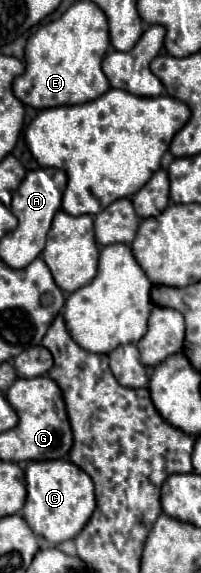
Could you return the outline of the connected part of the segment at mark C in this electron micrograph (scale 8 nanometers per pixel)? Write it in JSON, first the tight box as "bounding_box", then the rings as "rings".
{"bounding_box":[22,460,96,544],"rings":[[[46,460],[46,462],[28,462],[26,466],[26,490],[28,498],[22,508],[22,518],[52,544],[72,540],[90,520],[96,498],[94,484],[90,476],[68,460]]]}

